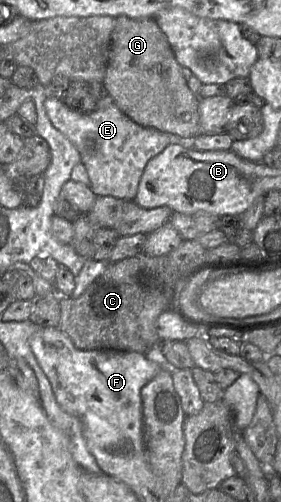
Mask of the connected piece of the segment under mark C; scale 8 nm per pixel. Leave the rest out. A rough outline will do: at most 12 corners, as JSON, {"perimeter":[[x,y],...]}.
{"perimeter":[[206,251],[108,263],[59,330],[80,350],[146,354]]}

